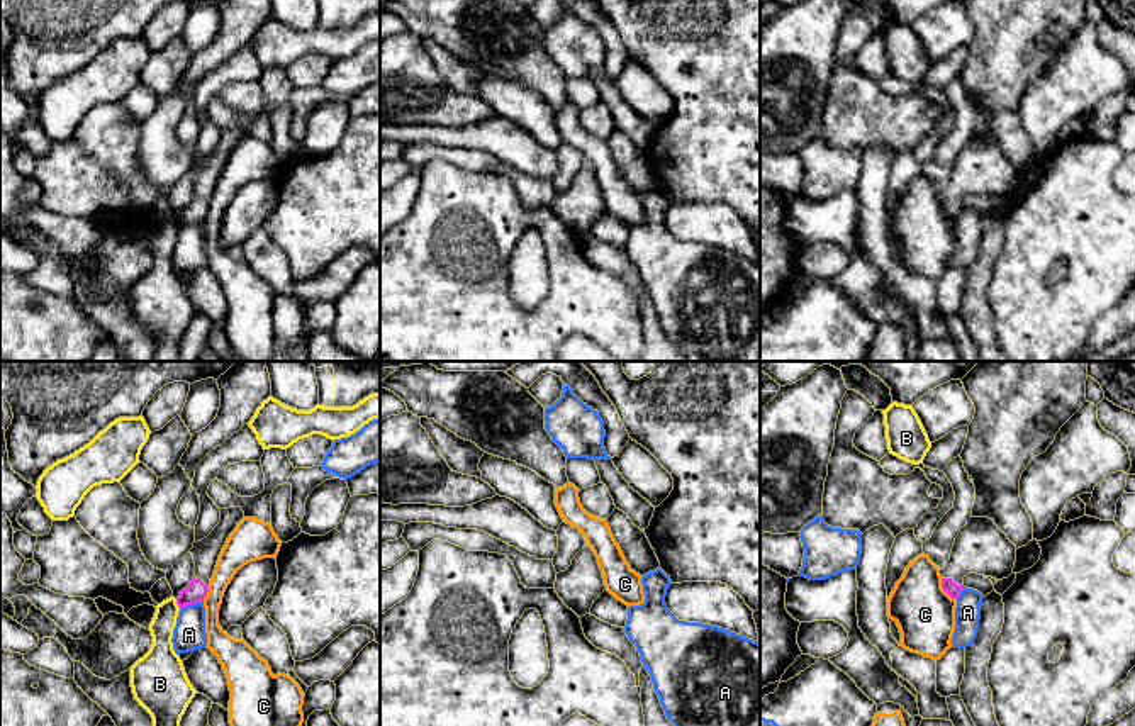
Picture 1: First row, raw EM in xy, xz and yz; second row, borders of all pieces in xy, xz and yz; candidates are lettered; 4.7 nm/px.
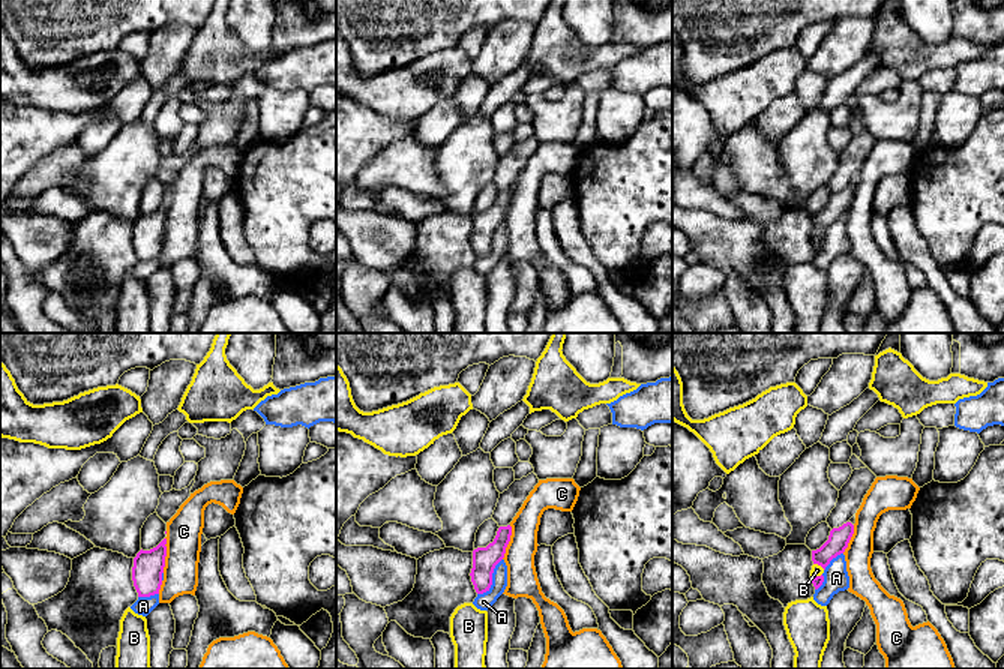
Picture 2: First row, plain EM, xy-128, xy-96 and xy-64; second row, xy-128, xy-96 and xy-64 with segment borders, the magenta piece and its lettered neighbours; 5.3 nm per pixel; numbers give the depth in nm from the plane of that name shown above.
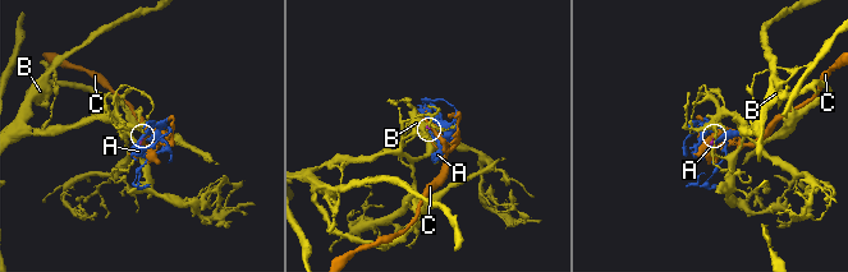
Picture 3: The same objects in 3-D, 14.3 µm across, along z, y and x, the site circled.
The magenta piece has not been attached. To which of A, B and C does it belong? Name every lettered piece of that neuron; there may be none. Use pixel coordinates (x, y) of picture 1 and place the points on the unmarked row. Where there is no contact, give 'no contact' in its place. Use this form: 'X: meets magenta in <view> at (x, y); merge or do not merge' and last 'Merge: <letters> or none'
A: meets magenta in xy at (190, 224); do not merge
B: meets magenta in xy at (177, 223); do not merge
C: meets magenta in yz at (945, 211); do not merge
Merge: none

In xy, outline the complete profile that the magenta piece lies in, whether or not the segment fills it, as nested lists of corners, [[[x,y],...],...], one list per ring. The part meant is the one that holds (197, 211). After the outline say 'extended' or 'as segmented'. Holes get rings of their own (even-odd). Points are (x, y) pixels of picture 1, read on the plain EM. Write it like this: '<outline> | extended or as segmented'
[[[241,127],[221,129],[221,141],[214,151],[202,161],[193,163],[190,173],[193,175],[195,197],[176,217],[178,227],[192,226],[205,219],[219,175],[229,154],[236,149],[243,137],[244,132]]] | extended

